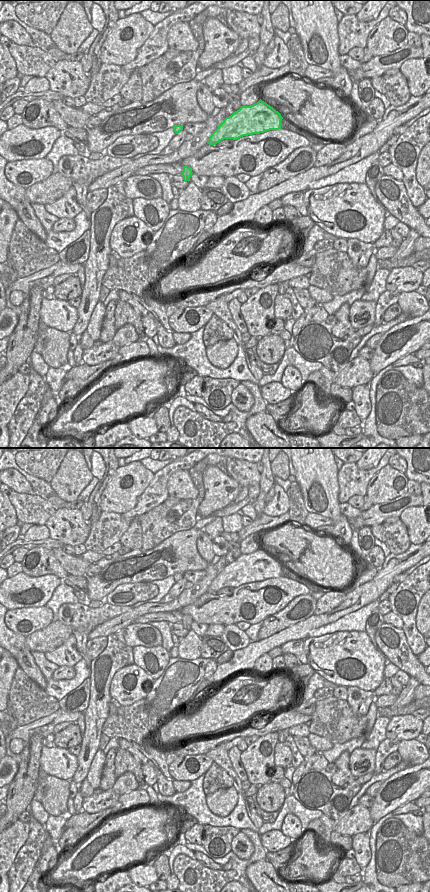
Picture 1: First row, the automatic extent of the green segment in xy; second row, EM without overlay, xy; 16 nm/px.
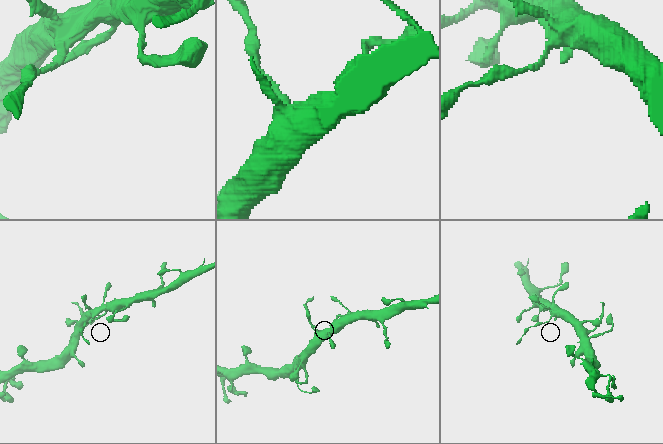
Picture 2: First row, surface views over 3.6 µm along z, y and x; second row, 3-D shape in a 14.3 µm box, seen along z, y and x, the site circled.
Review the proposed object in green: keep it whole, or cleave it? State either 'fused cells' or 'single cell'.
fused cells

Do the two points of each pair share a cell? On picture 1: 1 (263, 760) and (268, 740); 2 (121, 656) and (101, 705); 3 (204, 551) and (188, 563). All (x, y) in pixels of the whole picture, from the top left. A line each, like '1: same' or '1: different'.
1: same
2: same
3: different

